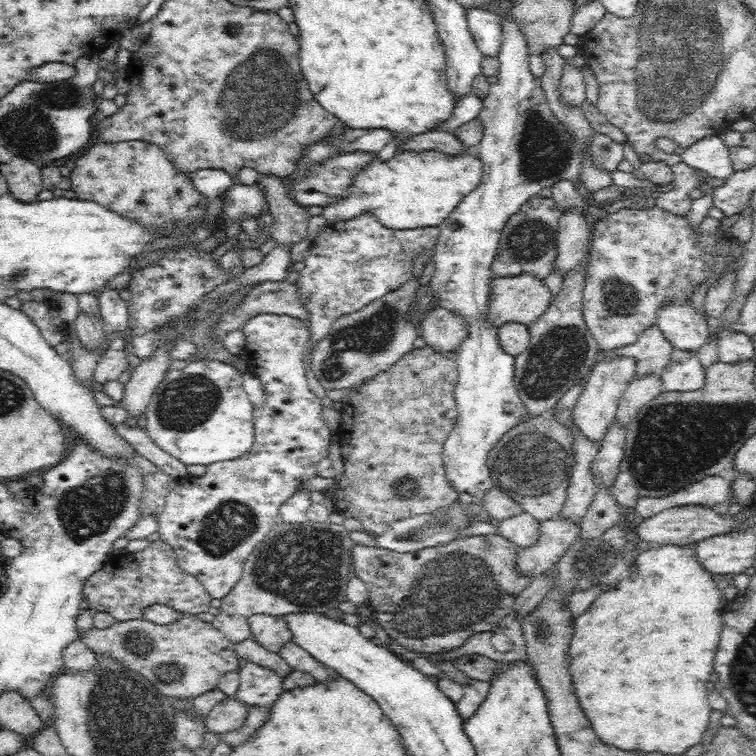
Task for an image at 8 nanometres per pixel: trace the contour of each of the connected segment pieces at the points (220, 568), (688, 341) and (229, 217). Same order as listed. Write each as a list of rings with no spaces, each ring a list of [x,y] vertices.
[[[260,313],[256,316],[250,318],[244,323],[241,328],[245,336],[245,347],[243,348],[242,356],[244,357],[244,362],[247,365],[246,370],[257,376],[260,383],[262,383],[263,390],[266,393],[266,404],[261,408],[255,408],[253,410],[253,420],[254,422],[254,445],[246,452],[243,456],[239,458],[228,460],[224,462],[214,462],[207,466],[206,472],[199,477],[194,477],[190,474],[186,474],[184,477],[177,478],[173,485],[171,486],[170,492],[166,495],[165,505],[162,509],[160,515],[158,515],[158,534],[160,540],[168,543],[172,546],[172,551],[176,553],[176,563],[180,570],[185,573],[192,574],[205,586],[205,589],[209,592],[212,598],[222,599],[226,596],[234,585],[240,580],[243,573],[243,566],[245,560],[252,554],[255,550],[255,546],[262,542],[266,535],[270,533],[278,524],[280,523],[280,506],[285,500],[288,500],[296,491],[304,489],[306,482],[310,480],[313,476],[316,476],[316,468],[318,464],[323,460],[328,458],[328,453],[332,441],[333,433],[330,428],[328,428],[326,420],[324,420],[323,406],[320,398],[315,396],[308,386],[306,380],[306,375],[304,374],[304,369],[309,365],[307,360],[302,360],[306,358],[304,356],[304,350],[306,350],[306,340],[310,341],[309,326],[306,326],[304,319],[292,318],[286,313]]]
[[[684,299],[668,301],[664,304],[658,312],[656,326],[664,333],[664,337],[670,341],[674,349],[696,351],[708,341],[710,336],[706,314],[702,315],[697,312],[692,306],[692,302],[684,301]]]
[[[235,182],[228,191],[224,191],[221,221],[212,232],[219,229],[226,230],[226,226],[232,222],[241,224],[245,218],[254,217],[256,219],[258,215],[262,217],[266,207],[268,207],[267,200],[259,182],[252,186]]]

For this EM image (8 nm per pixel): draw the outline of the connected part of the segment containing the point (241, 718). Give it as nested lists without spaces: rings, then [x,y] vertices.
[[[224,697],[204,717],[206,732],[219,735],[236,730],[244,724],[249,705],[235,697]]]

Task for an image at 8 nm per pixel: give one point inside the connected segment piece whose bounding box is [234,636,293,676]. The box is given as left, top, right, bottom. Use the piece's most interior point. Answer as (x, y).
(249, 649)

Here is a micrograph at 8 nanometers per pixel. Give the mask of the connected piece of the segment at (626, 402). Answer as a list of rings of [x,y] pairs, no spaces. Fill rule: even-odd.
[[[649,374],[634,380],[624,395],[620,398],[620,404],[614,423],[627,428],[628,424],[637,416],[638,410],[650,403],[656,396],[664,393],[665,389],[659,374]]]

